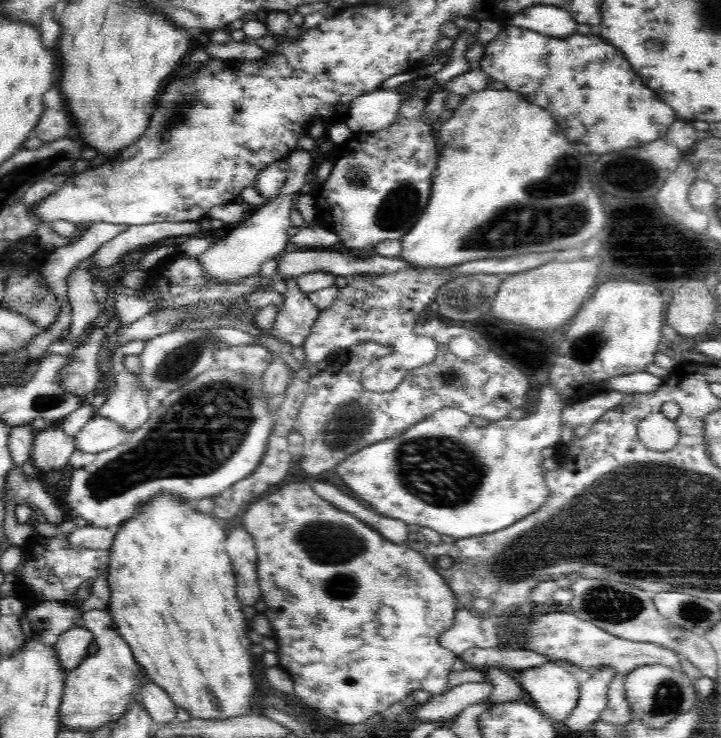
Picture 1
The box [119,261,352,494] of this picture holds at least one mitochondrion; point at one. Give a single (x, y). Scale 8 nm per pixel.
(174, 366)

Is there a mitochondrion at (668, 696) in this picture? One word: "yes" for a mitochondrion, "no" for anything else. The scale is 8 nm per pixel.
yes

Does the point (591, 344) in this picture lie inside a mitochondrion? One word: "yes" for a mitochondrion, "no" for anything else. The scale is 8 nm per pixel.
yes

